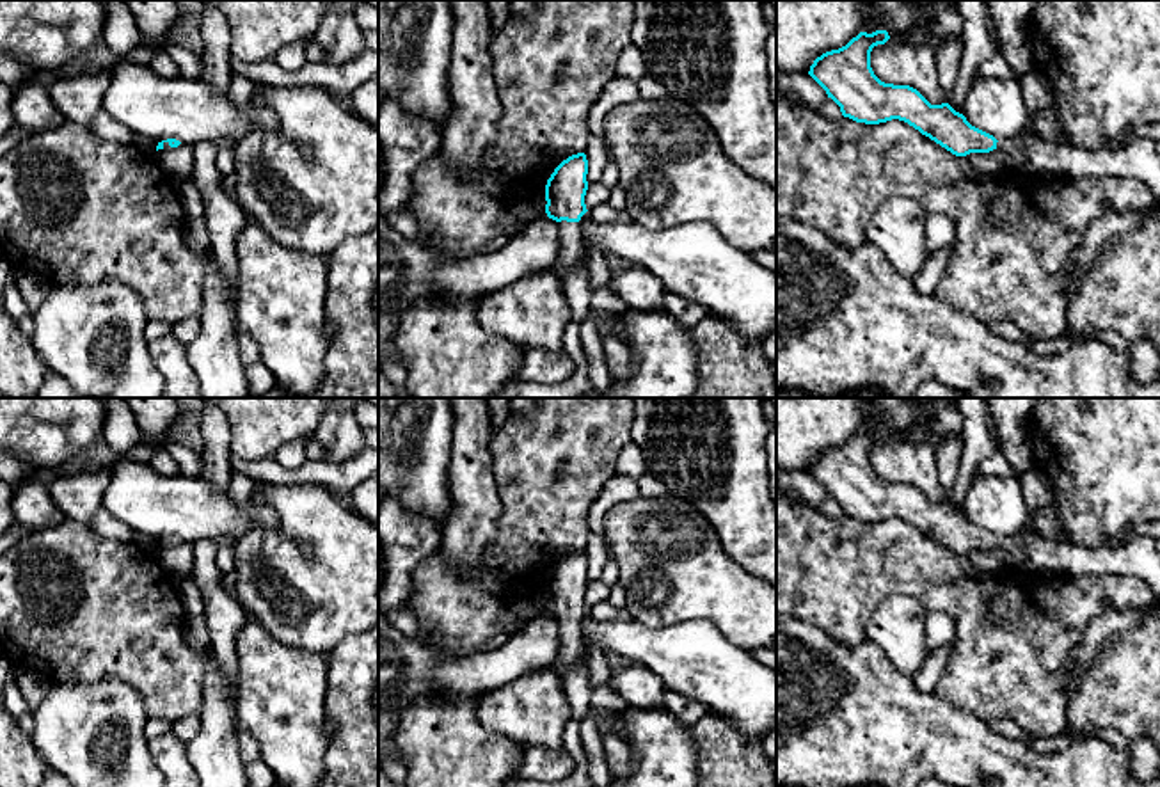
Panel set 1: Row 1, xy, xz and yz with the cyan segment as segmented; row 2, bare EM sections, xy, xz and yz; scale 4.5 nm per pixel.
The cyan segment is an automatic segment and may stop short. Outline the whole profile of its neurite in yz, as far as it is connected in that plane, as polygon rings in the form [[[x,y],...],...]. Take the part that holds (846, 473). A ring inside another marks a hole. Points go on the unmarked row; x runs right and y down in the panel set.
[[[886,428],[872,432],[860,430],[846,444],[822,451],[810,464],[808,473],[826,489],[838,505],[844,515],[856,521],[879,522],[899,517],[929,535],[956,554],[970,551],[1004,549],[1013,567],[1036,574],[1055,574],[1062,577],[1077,576],[1135,576],[1149,584],[1160,606],[1160,551],[1158,540],[1144,535],[1132,535],[1128,542],[1117,549],[1098,547],[1087,549],[1077,544],[1053,542],[1039,535],[1007,535],[997,538],[993,533],[972,524],[966,515],[956,510],[949,501],[931,503],[917,487],[910,483],[894,483],[881,480],[870,465],[870,449],[878,442],[890,437]]]

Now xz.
[[[577,551],[563,558],[545,583],[545,611],[560,624],[560,652],[556,663],[549,668],[556,673],[563,686],[565,672],[588,654],[588,647],[581,640],[581,615],[588,609],[584,593],[588,588],[588,558],[584,551]]]

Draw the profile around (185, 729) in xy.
[[[190,714],[181,719],[171,721],[171,732],[174,732],[185,743],[194,739],[199,728],[201,728],[199,714]]]

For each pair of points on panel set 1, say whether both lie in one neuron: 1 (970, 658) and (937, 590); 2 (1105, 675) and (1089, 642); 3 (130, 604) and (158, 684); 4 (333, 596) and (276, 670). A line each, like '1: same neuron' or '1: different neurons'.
1: same neuron
2: different neurons
3: same neuron
4: different neurons

